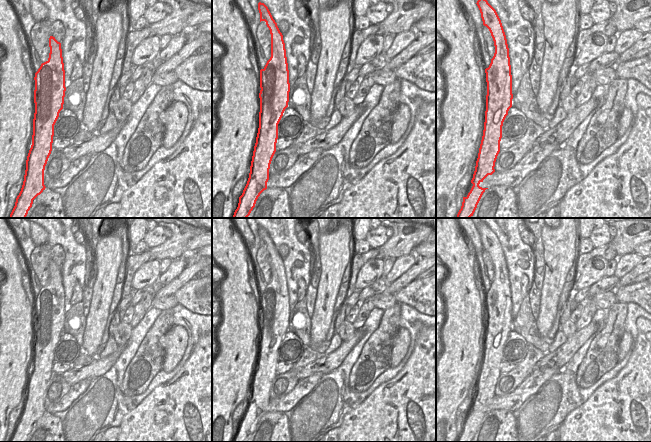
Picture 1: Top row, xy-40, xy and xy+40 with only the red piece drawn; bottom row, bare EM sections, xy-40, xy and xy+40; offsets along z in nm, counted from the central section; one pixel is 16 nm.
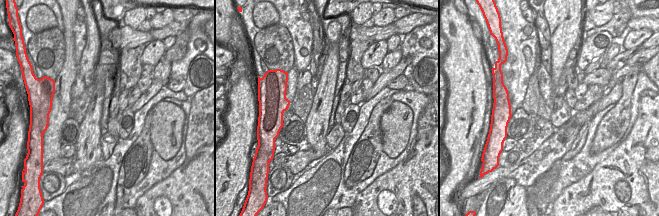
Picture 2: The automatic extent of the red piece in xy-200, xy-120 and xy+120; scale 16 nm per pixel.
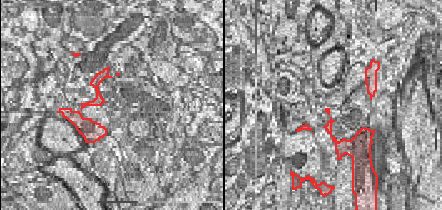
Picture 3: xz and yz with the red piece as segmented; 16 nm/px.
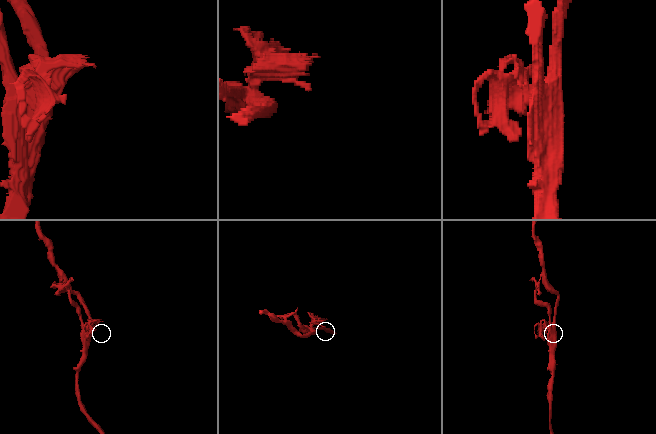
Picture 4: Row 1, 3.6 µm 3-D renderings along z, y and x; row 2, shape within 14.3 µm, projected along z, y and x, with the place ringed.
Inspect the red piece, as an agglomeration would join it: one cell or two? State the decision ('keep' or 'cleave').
cleave

